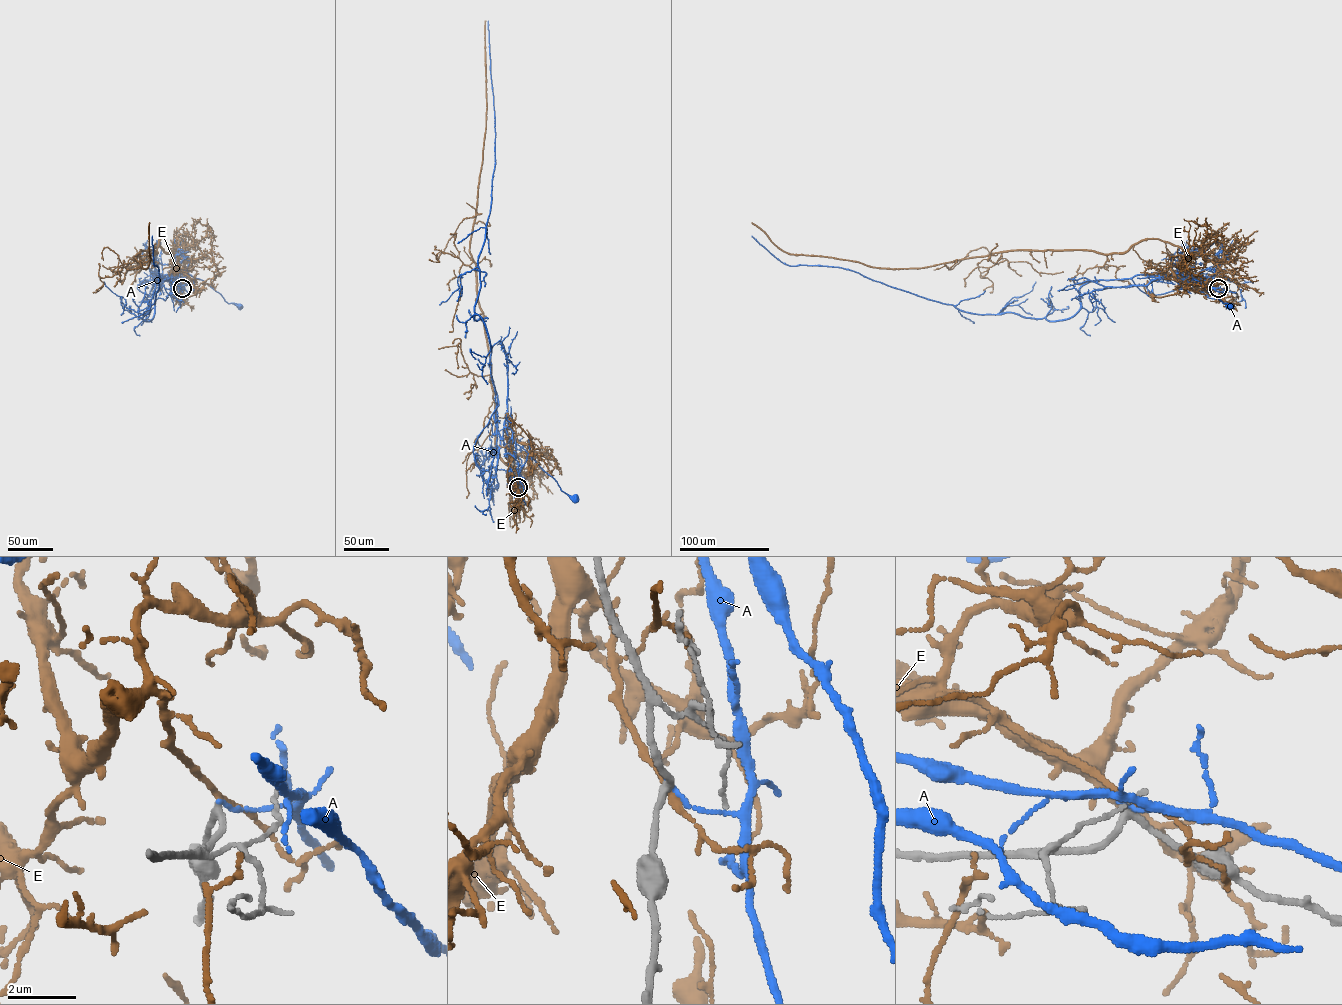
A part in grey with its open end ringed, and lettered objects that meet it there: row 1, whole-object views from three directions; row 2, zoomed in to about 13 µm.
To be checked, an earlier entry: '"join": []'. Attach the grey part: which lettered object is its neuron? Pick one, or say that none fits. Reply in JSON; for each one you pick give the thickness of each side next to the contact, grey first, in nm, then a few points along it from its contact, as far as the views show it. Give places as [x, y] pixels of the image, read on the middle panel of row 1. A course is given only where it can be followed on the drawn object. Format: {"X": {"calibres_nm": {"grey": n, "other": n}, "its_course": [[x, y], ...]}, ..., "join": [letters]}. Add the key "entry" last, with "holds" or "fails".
{"join": [], "entry": "holds"}

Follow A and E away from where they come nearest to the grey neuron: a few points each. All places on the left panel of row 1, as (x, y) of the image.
A: (182, 288), (177, 280), (174, 285), (169, 276), (172, 272), (188, 273), (203, 280), (228, 303), (240, 306)
E: (182, 288), (175, 278), (177, 257), (159, 239), (155, 254), (133, 257), (148, 266), (149, 222)

